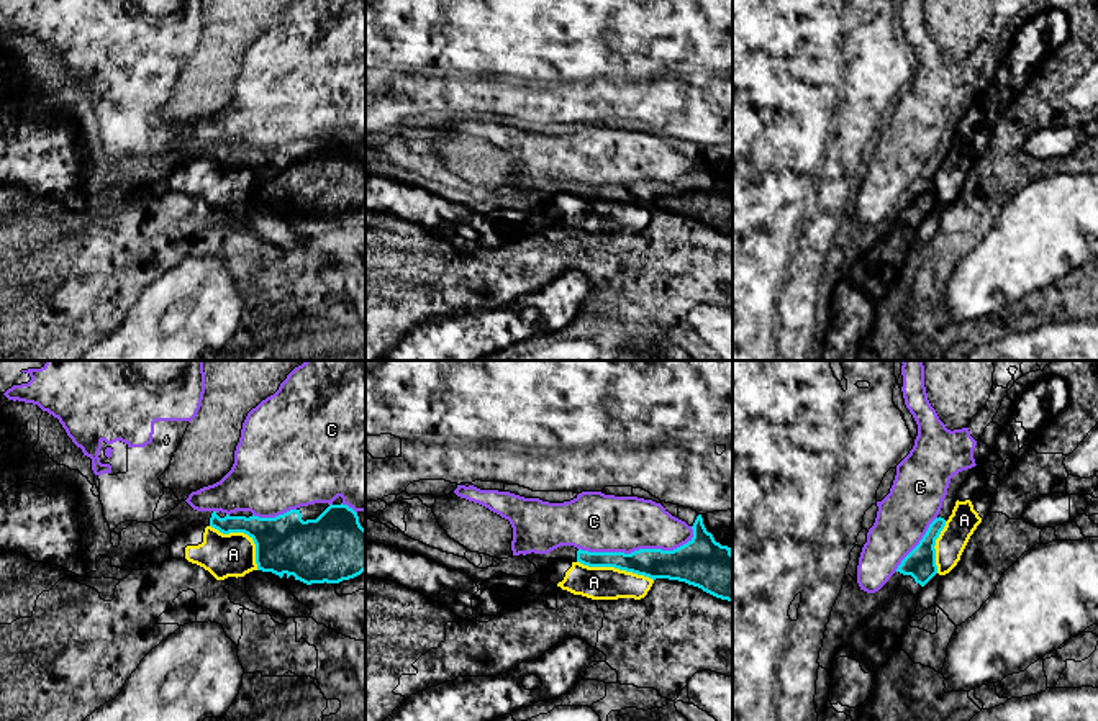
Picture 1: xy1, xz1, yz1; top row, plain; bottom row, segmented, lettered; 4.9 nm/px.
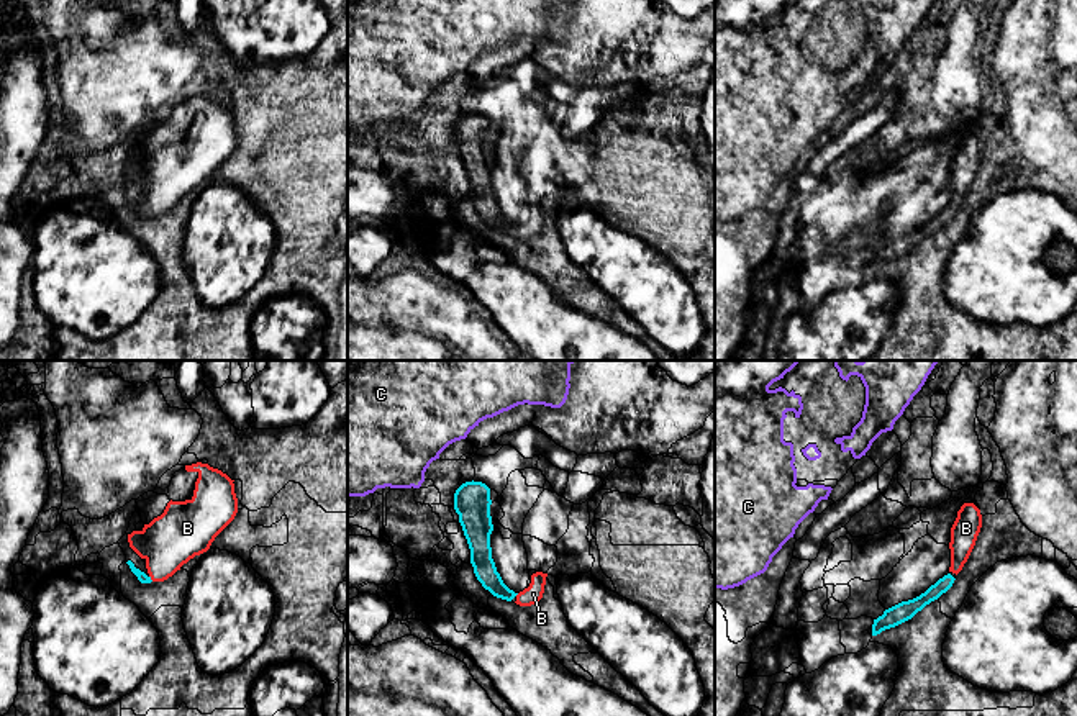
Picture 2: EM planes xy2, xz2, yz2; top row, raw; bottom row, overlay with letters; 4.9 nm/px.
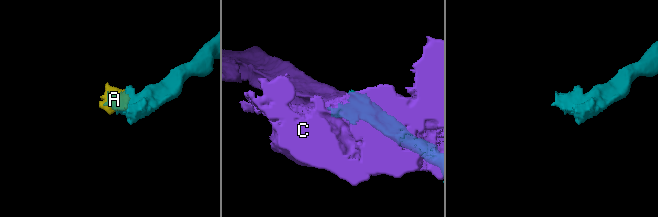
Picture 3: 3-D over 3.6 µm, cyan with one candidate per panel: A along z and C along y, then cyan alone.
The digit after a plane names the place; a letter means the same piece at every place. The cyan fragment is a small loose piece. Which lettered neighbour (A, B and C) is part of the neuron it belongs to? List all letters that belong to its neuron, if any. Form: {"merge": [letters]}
{"merge": ["B"]}

